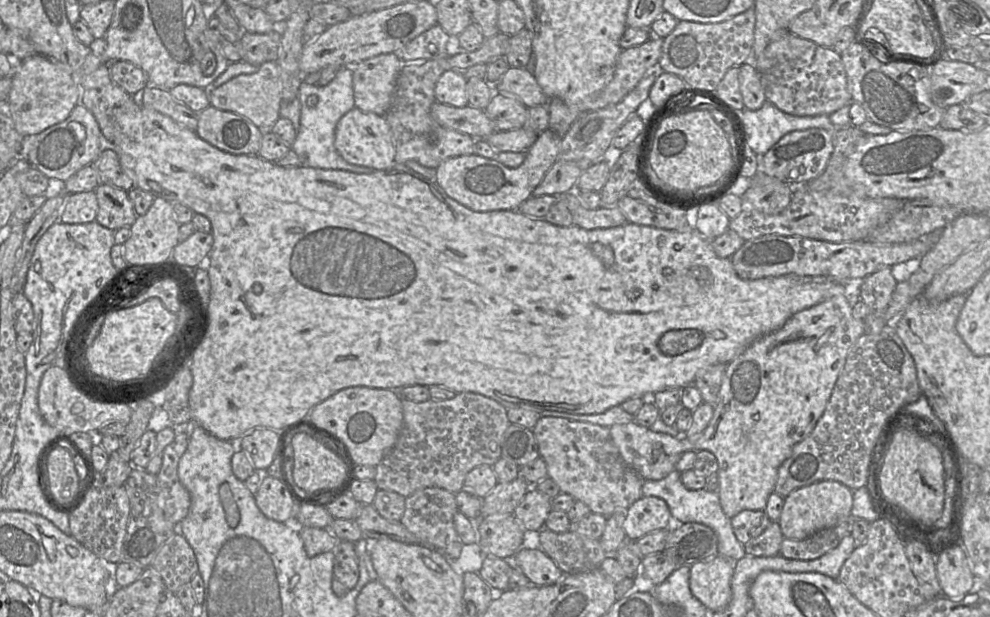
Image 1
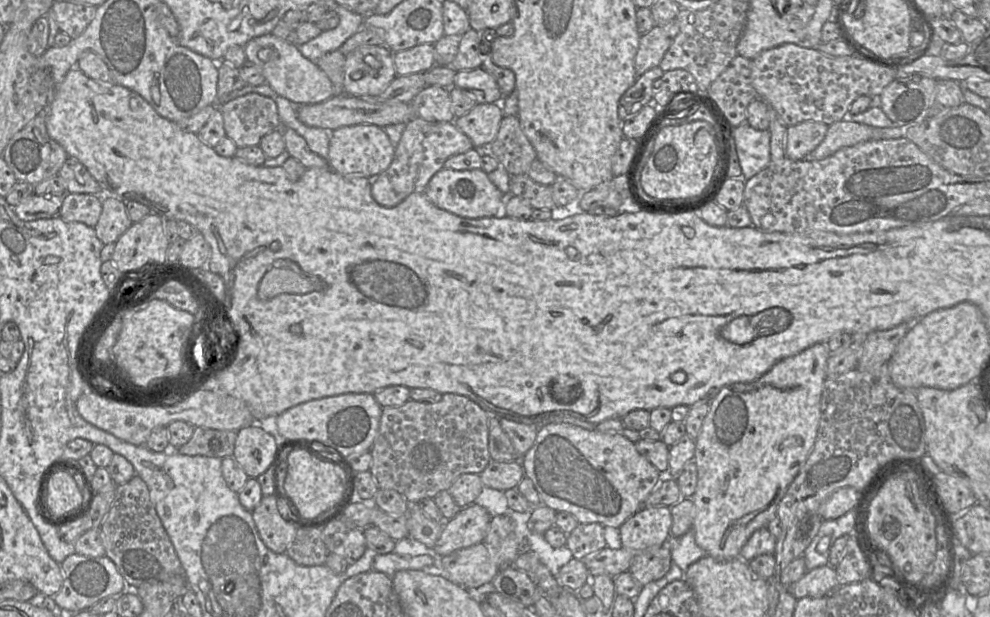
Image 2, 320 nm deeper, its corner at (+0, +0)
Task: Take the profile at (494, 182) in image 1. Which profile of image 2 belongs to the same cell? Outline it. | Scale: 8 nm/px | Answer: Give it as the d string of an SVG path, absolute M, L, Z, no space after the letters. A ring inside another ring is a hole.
M443 167L429 181L424 194L438 208L464 218L504 217L504 195L482 169L453 170Z

